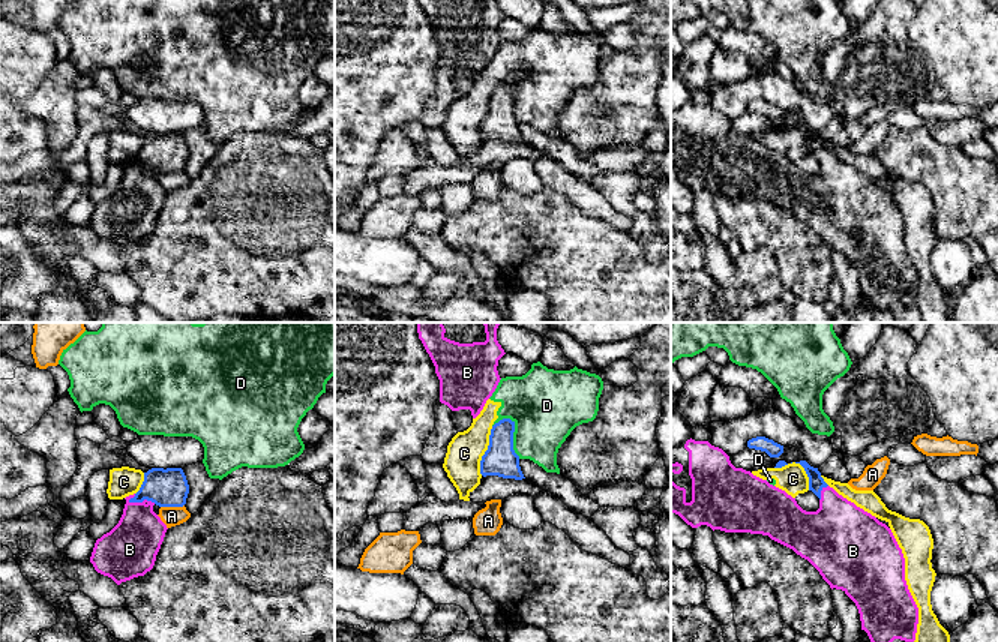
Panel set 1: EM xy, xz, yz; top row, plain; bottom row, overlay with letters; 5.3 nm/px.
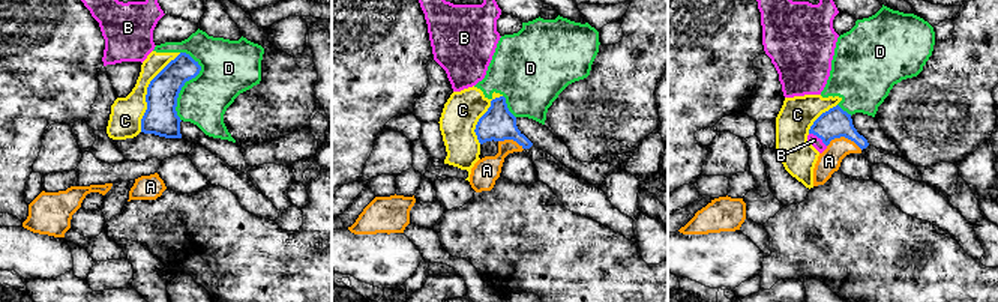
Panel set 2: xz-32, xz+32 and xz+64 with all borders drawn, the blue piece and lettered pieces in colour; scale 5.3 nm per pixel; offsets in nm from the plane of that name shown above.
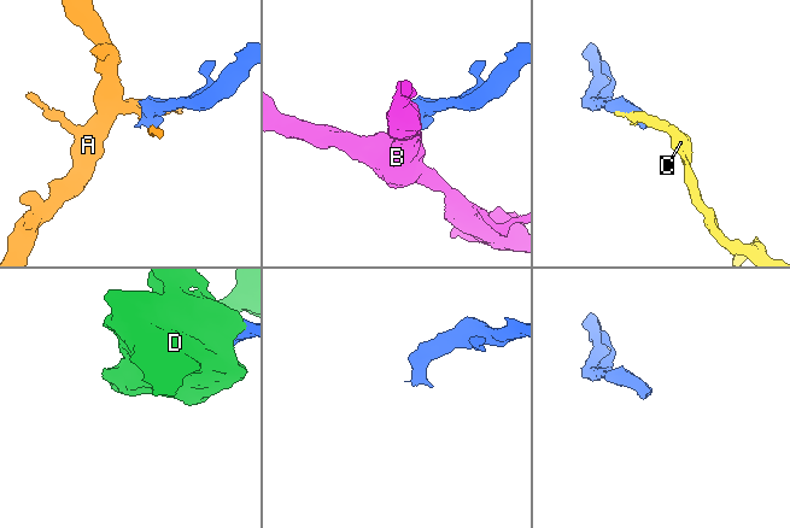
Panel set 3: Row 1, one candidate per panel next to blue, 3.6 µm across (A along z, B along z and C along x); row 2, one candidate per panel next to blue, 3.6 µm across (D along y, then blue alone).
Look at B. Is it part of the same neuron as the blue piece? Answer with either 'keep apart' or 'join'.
join

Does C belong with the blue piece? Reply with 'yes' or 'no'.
no

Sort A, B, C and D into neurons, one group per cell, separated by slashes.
A / B / C D

